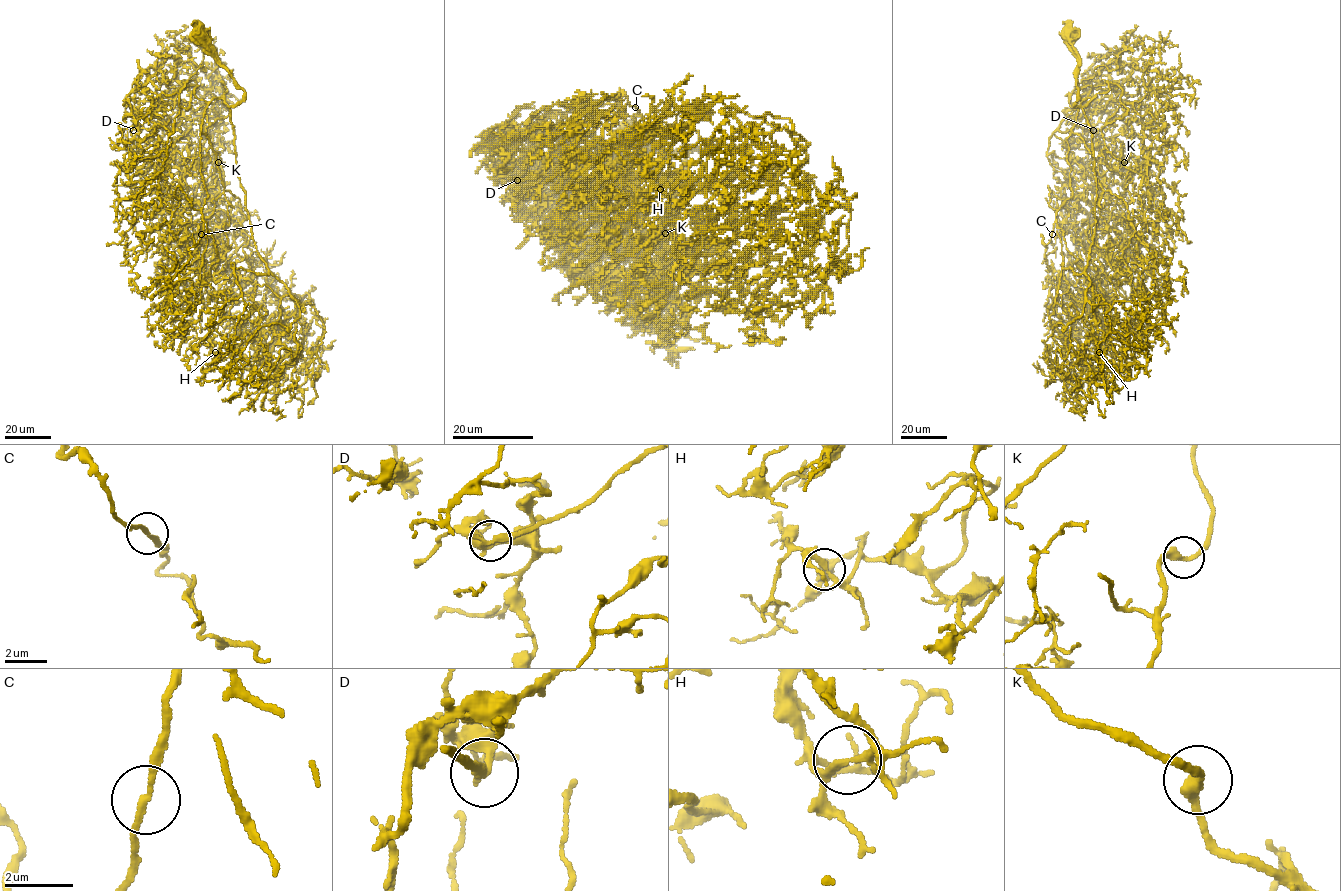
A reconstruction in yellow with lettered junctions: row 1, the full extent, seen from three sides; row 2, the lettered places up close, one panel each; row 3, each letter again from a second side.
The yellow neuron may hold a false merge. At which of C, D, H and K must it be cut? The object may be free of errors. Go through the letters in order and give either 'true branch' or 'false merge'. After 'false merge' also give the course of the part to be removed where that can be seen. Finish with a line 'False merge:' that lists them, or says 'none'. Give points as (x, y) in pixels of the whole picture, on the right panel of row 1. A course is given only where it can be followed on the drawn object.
C: true branch
D: true branch
H: true branch
K: true branch
False merge: none

